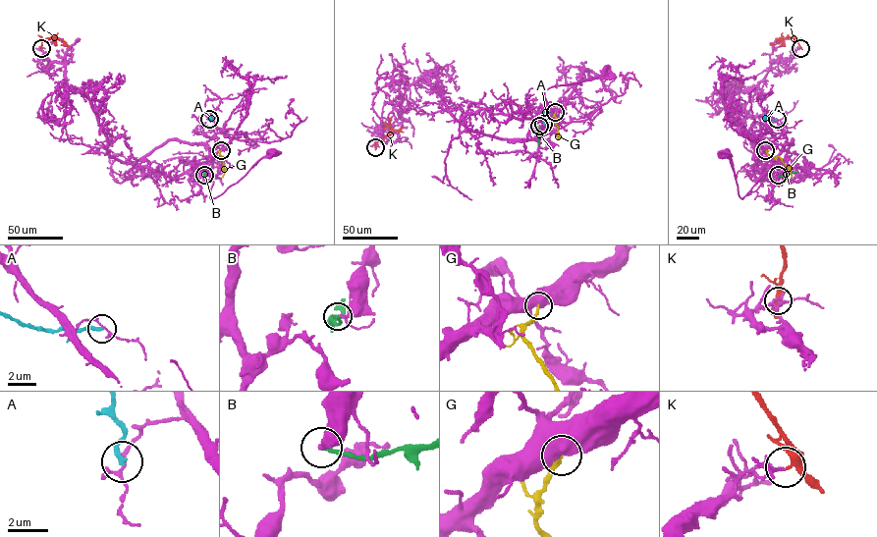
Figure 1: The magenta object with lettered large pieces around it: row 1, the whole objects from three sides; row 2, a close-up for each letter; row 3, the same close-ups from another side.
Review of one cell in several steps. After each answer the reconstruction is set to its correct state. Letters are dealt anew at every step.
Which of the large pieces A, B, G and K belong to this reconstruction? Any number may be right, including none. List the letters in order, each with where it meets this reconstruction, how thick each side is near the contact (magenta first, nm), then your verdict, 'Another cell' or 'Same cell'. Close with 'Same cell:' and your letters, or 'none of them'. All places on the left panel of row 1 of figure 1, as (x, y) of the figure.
A: Touches magenta at (209, 119). Thickness 140 nm (magenta) against 260 nm. Another cell
B: Touches magenta at (204, 175). Thickness 200 nm (magenta) against 170 nm. Another cell
G: Touches magenta at (221, 150). Thickness 750 nm (magenta) against 170 nm. Another cell
K: Touches magenta at (41, 48). Thickness 100 nm (magenta) against 320 nm. Another cell
Same cell: none of them

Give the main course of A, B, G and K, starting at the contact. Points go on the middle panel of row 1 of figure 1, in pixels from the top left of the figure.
A: (544, 124), (546, 112)
B: (538, 125), (539, 145)
G: (555, 112), (560, 137), (556, 138)
K: (375, 147), (378, 141), (392, 133), (391, 128), (399, 131), (403, 127)

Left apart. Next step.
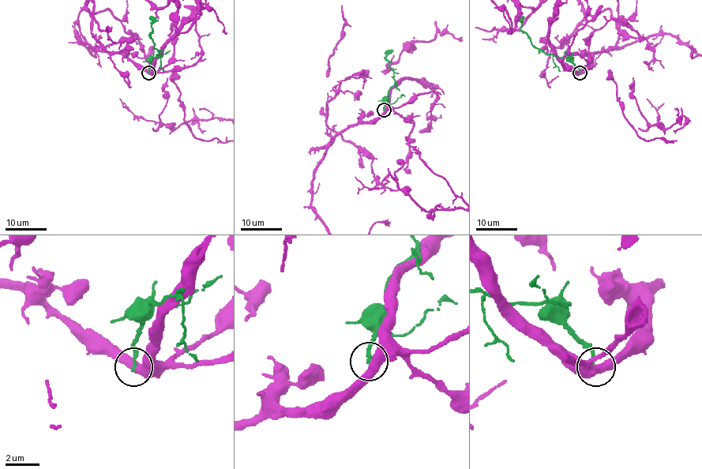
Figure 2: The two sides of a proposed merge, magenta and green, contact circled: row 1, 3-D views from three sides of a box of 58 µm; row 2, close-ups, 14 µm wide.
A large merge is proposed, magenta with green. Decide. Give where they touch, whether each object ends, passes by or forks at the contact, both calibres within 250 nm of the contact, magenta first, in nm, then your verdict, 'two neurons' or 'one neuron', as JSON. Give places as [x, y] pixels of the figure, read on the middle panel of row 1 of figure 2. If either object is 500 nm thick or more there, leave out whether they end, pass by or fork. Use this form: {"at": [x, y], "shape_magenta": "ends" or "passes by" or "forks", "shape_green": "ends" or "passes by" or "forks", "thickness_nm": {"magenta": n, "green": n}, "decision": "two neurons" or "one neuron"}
{"at": [384, 110], "thickness_nm": {"magenta": 500, "green": 200}, "decision": "two neurons"}

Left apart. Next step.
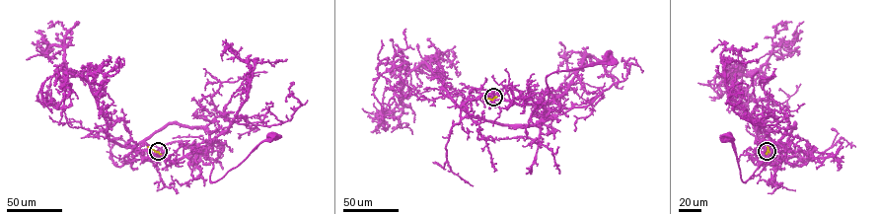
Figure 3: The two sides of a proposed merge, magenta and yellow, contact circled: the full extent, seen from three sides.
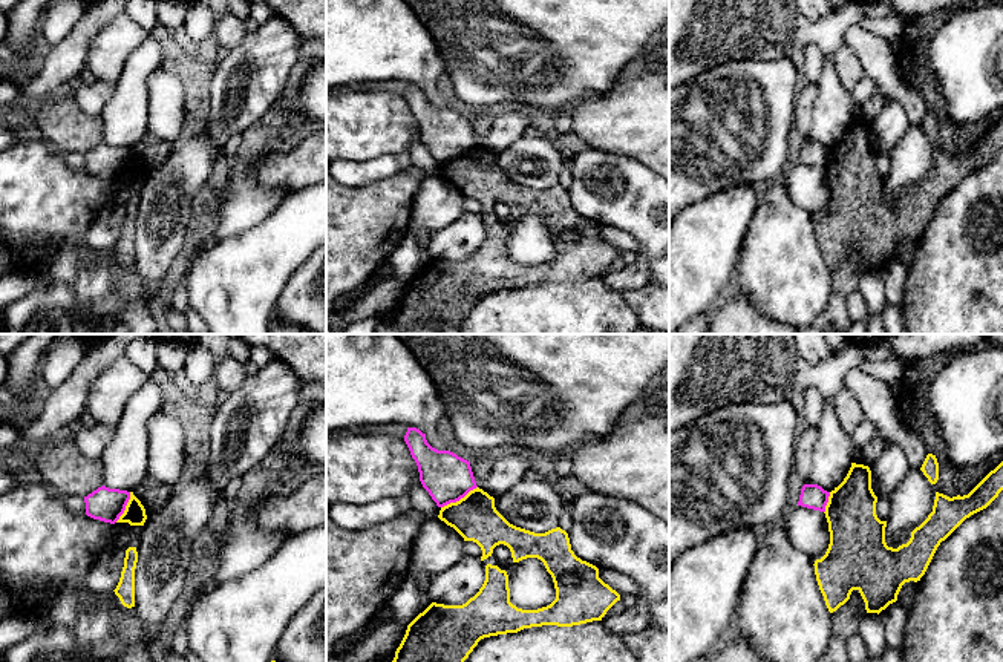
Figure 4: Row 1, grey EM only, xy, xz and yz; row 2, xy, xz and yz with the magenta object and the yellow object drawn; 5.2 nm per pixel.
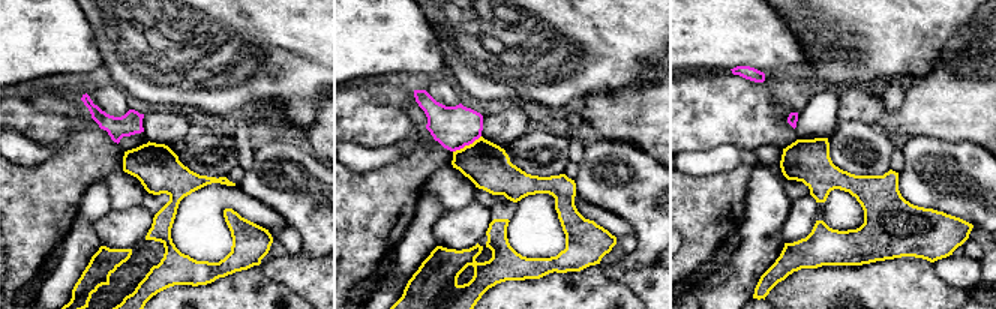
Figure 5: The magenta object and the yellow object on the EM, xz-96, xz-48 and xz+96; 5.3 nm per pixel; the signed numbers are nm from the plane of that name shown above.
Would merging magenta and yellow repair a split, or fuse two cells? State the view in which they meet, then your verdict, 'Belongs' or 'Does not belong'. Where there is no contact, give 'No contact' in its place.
Touches magenta in xz. Does not belong

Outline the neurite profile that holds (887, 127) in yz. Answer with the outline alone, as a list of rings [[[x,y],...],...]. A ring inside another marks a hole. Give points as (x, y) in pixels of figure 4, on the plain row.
[[[896,98],[887,101],[870,123],[874,152],[893,152],[910,126],[905,107]]]

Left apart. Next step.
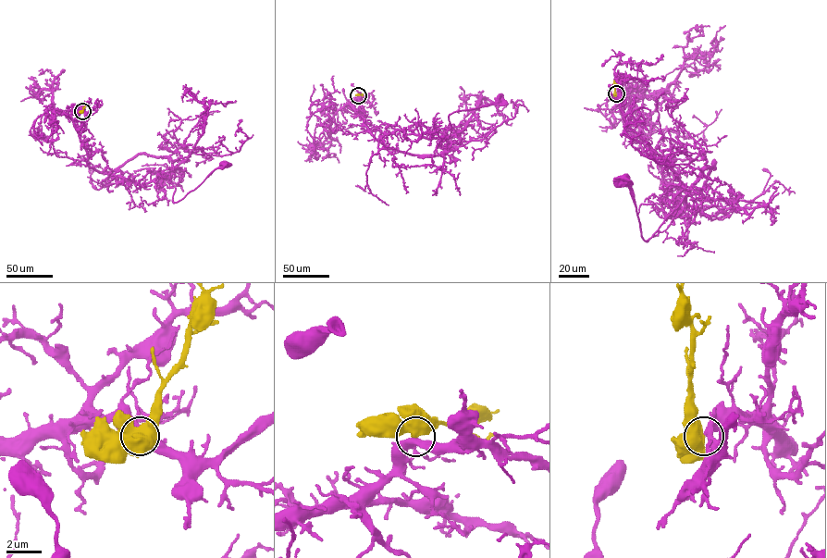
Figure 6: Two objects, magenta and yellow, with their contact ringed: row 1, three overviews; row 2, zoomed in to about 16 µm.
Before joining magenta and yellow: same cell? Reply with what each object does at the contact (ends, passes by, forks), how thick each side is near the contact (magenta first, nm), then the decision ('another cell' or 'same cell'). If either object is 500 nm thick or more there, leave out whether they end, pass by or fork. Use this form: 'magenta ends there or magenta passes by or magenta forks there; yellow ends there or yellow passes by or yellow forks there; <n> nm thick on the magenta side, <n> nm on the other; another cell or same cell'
440 nm thick on the magenta side, 850 nm on the other; same cell

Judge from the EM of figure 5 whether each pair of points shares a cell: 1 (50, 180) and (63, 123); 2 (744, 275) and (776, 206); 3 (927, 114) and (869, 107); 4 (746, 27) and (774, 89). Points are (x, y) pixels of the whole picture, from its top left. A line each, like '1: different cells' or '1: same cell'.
1: different cells
2: same cell
3: same cell
4: different cells

